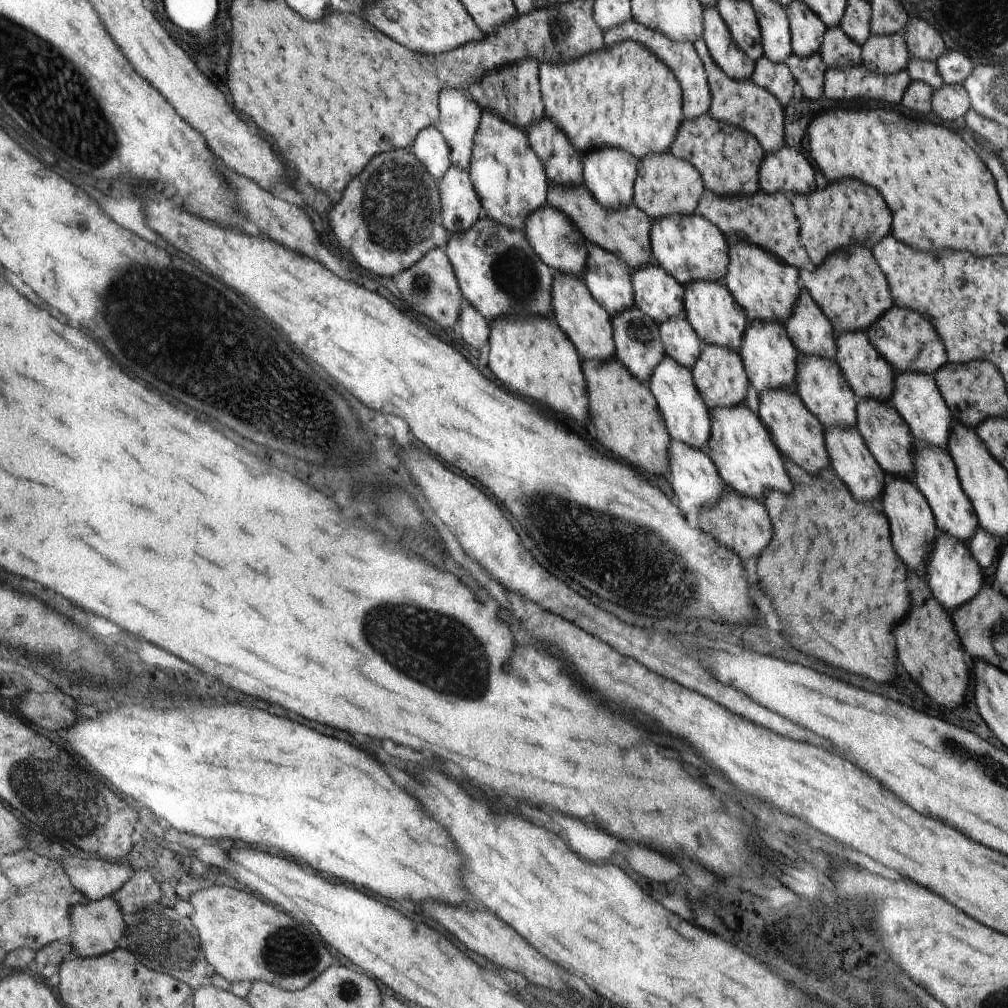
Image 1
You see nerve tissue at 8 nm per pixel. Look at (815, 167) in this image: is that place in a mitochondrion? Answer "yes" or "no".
no

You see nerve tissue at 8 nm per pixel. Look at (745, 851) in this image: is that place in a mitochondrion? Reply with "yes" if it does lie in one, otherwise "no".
yes

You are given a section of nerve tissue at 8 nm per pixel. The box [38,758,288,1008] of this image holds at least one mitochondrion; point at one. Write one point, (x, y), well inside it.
(167, 942)

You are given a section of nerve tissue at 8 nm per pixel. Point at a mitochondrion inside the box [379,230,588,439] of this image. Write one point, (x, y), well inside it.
(422, 285)

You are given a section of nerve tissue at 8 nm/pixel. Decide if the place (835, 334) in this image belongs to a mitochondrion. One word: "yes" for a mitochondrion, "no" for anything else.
no

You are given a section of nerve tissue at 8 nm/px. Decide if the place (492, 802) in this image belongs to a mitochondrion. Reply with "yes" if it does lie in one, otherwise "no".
no

